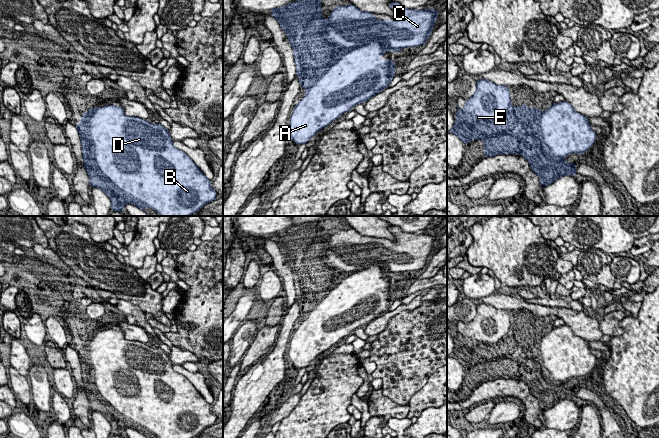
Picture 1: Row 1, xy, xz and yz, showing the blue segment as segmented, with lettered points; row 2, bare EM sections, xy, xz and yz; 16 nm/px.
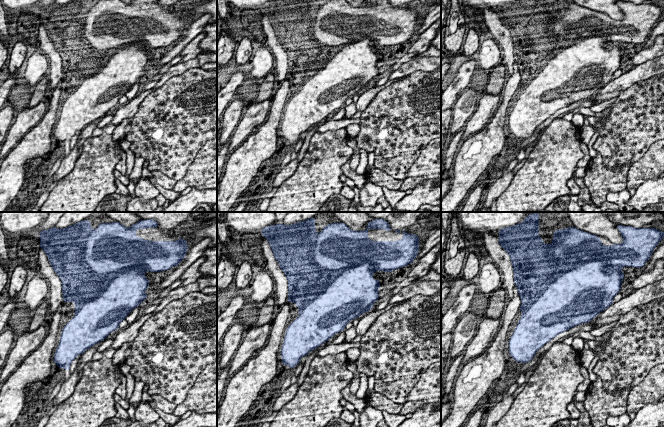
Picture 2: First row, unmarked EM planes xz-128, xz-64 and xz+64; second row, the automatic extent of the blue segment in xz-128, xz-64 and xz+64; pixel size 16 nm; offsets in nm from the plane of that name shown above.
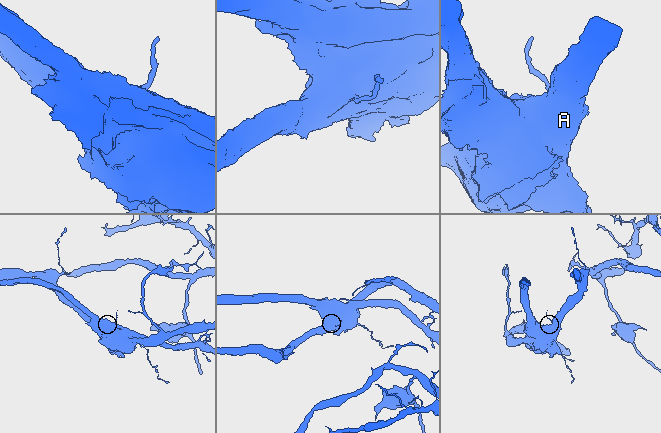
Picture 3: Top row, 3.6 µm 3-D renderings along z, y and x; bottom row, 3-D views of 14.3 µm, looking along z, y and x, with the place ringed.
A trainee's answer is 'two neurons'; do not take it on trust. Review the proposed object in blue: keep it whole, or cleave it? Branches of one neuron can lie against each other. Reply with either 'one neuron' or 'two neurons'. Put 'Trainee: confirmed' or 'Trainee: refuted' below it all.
two neurons
Trainee: confirmed

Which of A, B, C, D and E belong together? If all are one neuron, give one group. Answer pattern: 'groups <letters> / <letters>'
groups A B D / C E

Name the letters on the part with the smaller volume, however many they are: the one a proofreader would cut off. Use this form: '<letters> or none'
C, E

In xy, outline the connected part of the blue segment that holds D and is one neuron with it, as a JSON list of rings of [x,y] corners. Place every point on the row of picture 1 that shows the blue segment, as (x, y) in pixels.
[[[112,104],[97,108],[89,118],[88,127],[88,131],[79,131],[84,166],[90,186],[100,188],[109,197],[113,212],[123,213],[125,205],[130,203],[146,213],[147,205],[162,216],[191,216],[215,200],[217,192],[211,187],[211,181],[184,151],[173,146],[173,139],[162,125],[127,116],[122,107]]]

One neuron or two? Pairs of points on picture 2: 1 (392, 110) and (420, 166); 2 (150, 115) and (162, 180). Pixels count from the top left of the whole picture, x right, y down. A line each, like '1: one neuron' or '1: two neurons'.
1: two neurons
2: two neurons

